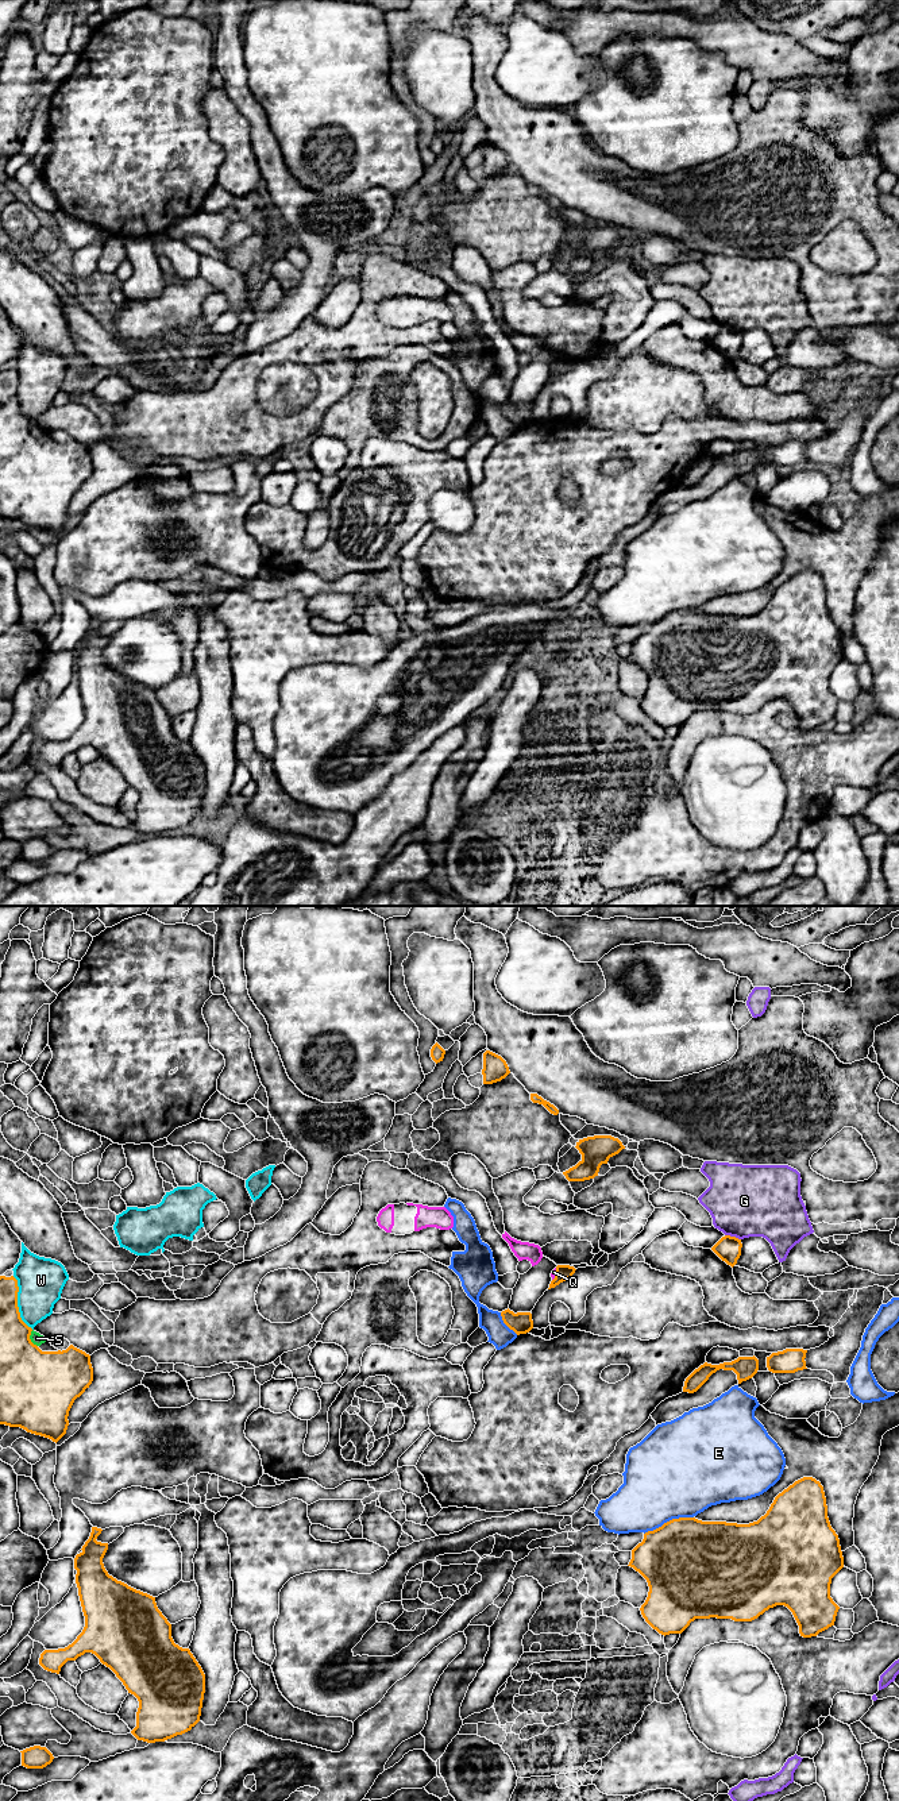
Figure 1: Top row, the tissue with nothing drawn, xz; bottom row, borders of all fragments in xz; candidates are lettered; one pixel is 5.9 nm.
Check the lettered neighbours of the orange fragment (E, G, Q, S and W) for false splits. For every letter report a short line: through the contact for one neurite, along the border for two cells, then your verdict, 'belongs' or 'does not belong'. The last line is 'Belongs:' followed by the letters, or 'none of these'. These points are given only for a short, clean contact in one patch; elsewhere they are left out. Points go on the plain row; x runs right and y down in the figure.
E: does not belong
G: does not belong
Q: line xz (556, 361), (556, 367), (552, 373); does not belong
S: does not belong
W: does not belong
Belongs: none of these

